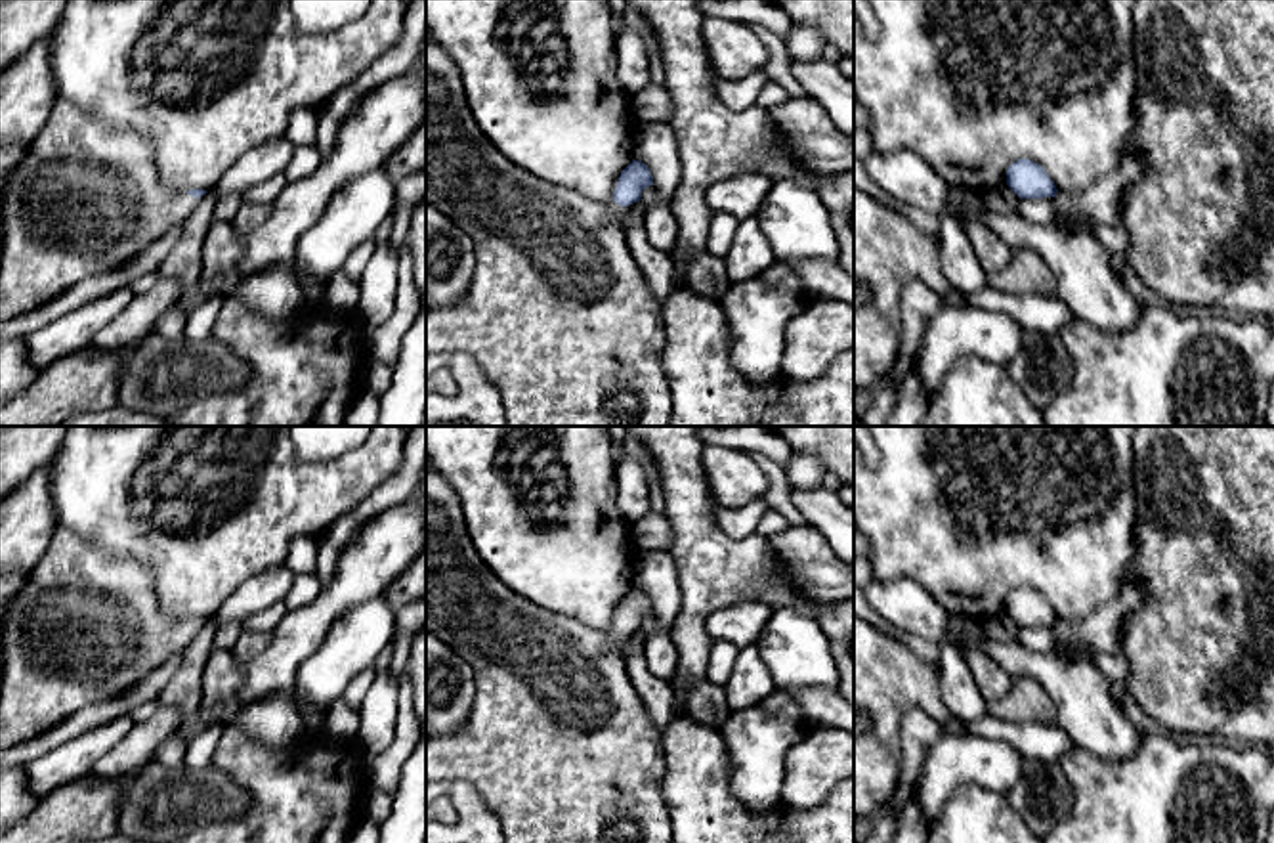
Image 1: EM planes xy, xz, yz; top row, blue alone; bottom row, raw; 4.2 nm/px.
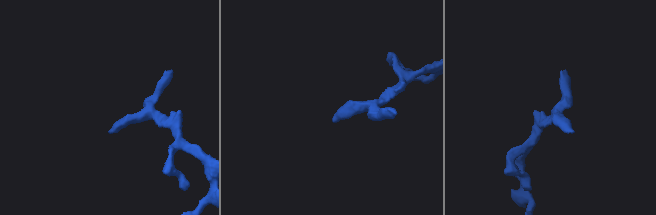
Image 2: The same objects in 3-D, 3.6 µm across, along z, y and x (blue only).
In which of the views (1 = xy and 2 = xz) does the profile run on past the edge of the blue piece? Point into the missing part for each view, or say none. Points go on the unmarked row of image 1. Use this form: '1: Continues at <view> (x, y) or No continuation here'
1: Continues at xy (86, 626)
2: Continues at xz (558, 744)

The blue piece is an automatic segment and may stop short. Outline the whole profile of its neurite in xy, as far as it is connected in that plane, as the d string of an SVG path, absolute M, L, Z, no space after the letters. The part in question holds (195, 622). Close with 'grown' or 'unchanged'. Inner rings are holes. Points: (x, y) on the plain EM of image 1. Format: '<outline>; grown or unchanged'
M57 526L2 619L0 749L38 738L90 703L128 694L185 650L204 621L168 619L147 566L90 547Z; grown

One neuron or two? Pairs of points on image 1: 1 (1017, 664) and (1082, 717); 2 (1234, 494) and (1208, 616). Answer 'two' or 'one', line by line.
1: one
2: one

